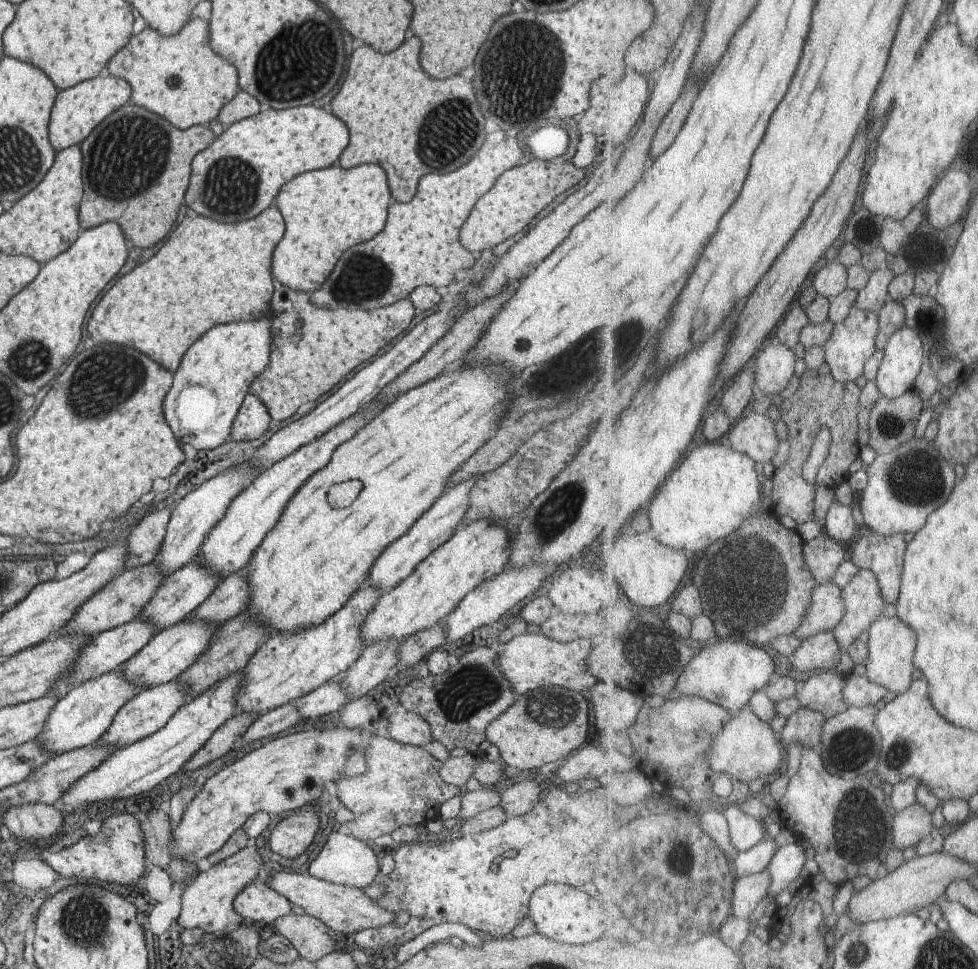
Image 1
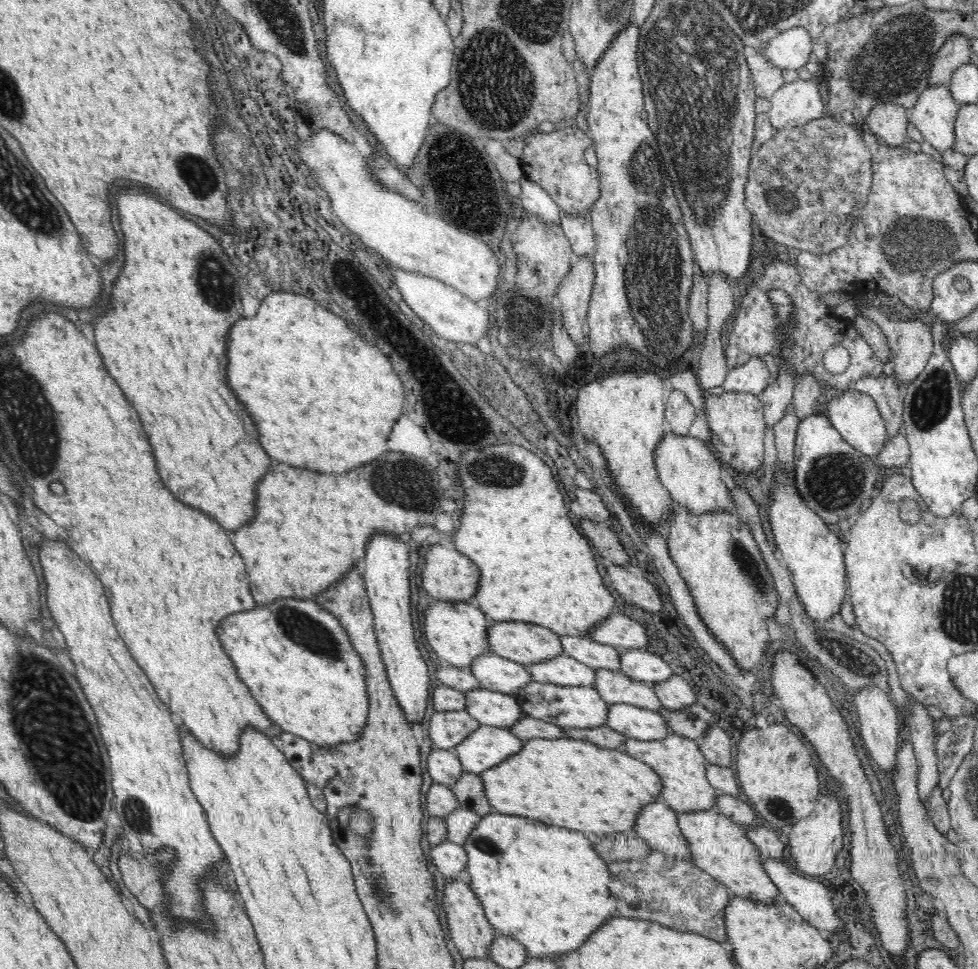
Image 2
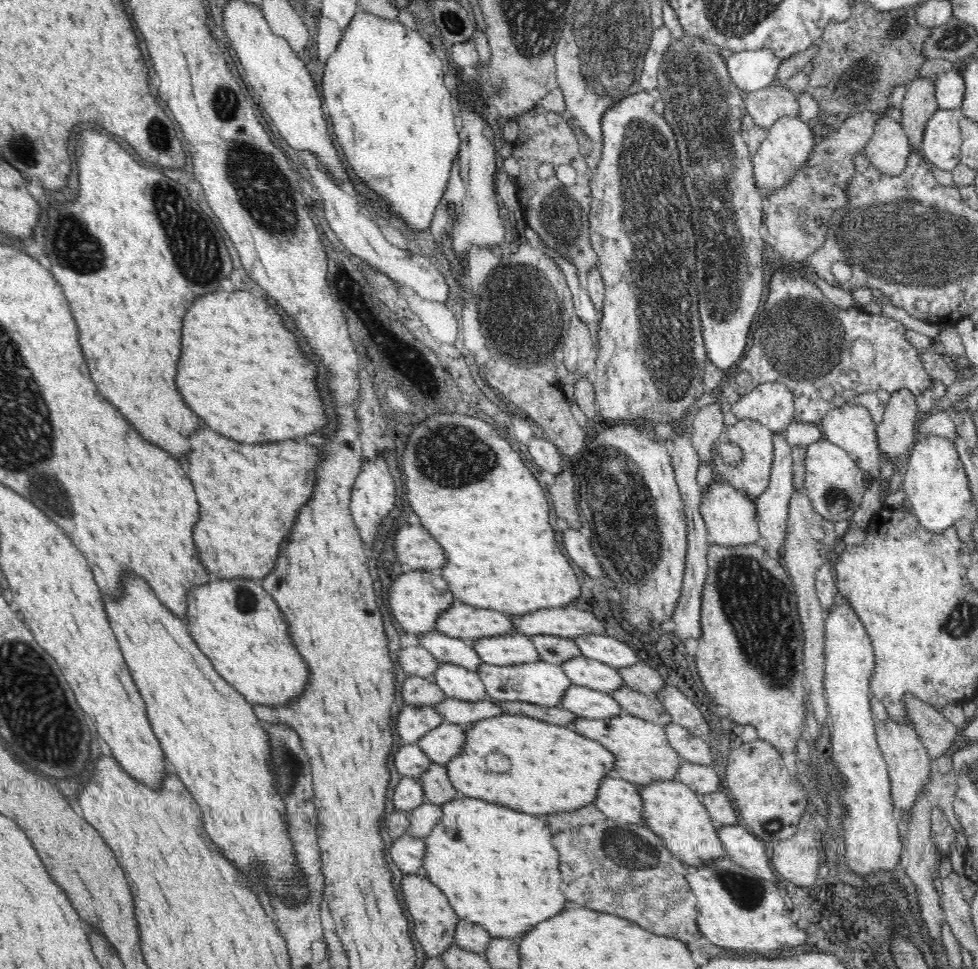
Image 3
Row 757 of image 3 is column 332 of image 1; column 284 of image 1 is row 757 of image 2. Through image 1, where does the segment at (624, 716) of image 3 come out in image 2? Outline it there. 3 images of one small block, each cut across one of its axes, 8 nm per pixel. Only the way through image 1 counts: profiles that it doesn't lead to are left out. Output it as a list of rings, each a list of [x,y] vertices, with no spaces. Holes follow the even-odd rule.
[[[674,732],[663,739],[639,741],[630,737],[623,742],[622,752],[651,766],[661,778],[662,790],[659,798],[677,813],[710,810],[716,808],[718,792],[709,783],[705,768],[707,760],[696,740]]]

